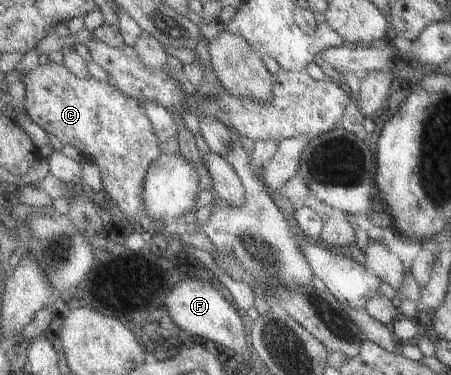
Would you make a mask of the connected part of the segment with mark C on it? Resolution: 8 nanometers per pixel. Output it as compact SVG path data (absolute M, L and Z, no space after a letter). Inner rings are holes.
M64 62L39 65L26 74L24 81L30 117L55 134L63 144L79 148L83 157L100 167L108 195L131 221L143 218L146 214L144 188L148 170L165 152L147 106L121 92L109 81L77 76Z

